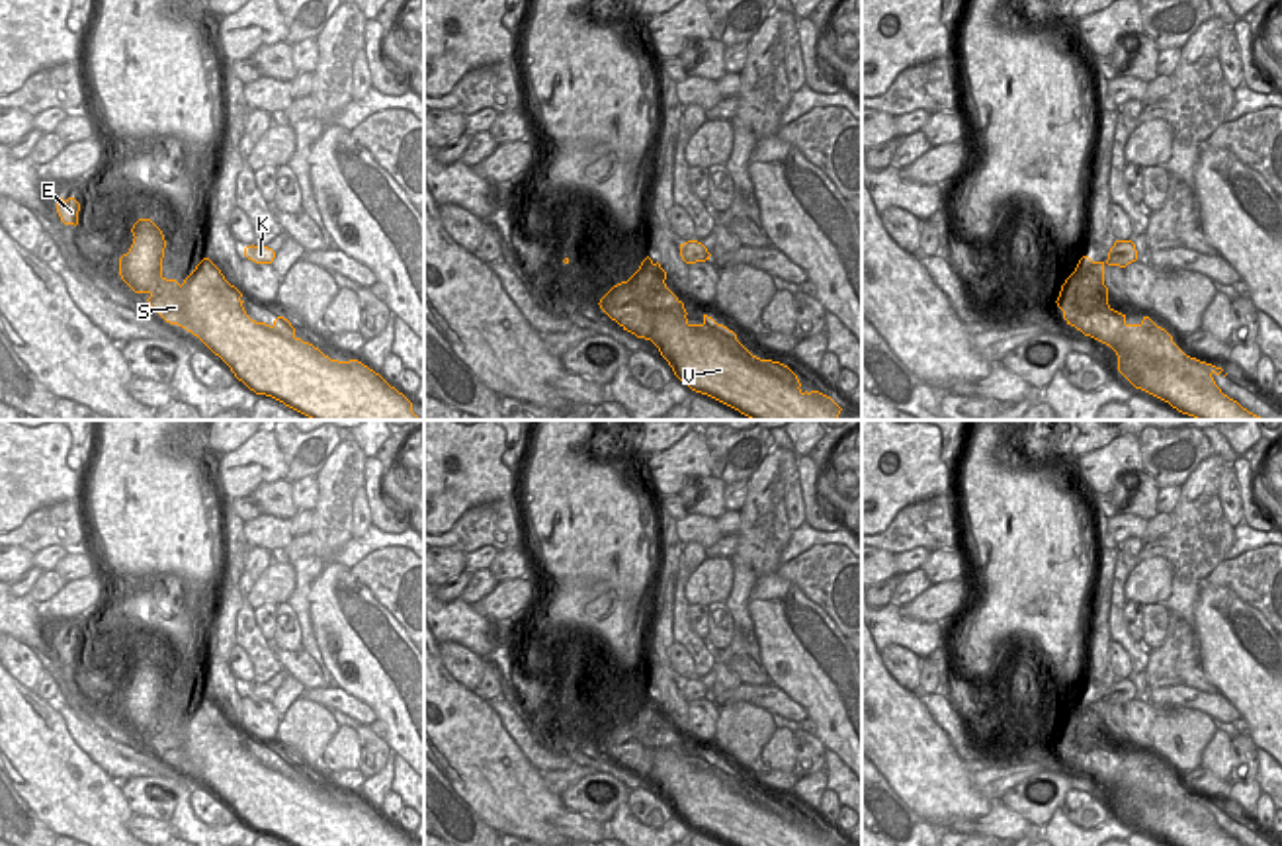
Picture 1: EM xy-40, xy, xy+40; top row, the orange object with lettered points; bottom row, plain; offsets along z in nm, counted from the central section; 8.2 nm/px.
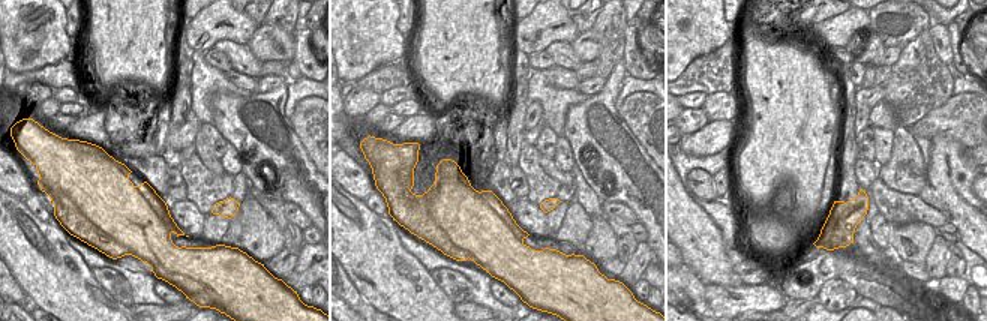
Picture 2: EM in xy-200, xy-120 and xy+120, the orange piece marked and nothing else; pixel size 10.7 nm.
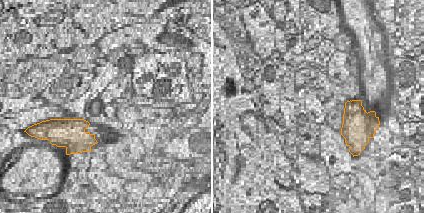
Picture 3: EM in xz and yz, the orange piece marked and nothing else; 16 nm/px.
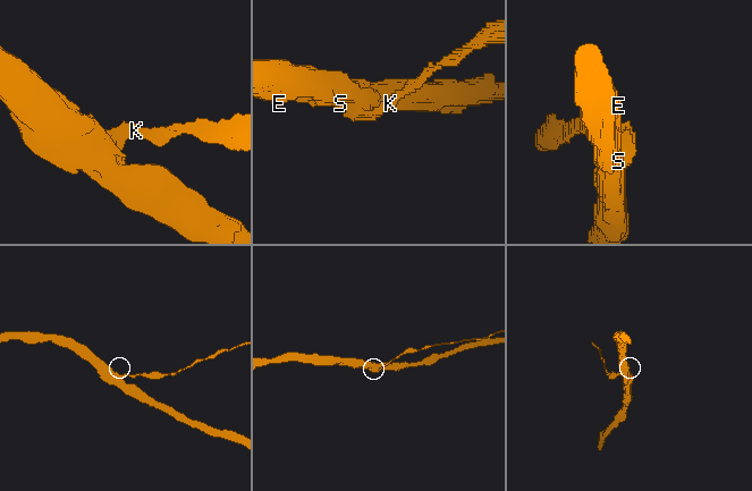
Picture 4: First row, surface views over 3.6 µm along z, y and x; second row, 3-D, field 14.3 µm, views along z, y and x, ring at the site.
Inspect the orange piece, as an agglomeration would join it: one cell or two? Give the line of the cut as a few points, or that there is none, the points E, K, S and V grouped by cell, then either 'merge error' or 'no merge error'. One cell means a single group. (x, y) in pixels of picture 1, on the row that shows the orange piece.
cut xy (653, 311), (634, 305), (620, 325); groups E S V / K; merge error

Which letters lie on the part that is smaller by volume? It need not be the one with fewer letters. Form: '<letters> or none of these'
K

